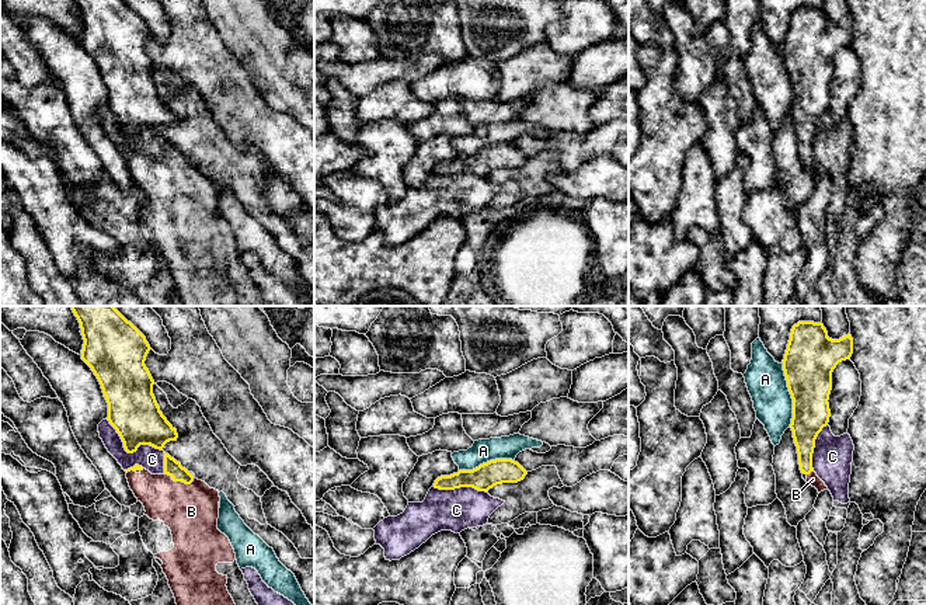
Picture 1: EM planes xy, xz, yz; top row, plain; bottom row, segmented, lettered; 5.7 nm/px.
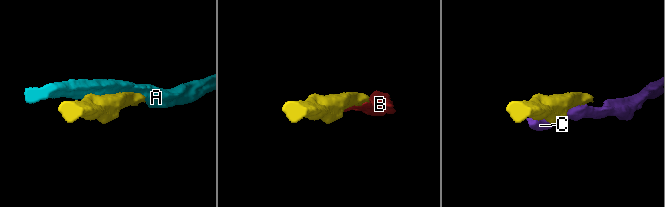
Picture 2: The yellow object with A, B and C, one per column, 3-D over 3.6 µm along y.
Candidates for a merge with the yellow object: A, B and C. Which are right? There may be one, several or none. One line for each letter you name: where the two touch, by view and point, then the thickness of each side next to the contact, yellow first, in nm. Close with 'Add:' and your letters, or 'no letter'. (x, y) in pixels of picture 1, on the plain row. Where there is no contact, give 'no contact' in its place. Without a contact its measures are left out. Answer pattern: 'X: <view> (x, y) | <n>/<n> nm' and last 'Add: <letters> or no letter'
B: xy (180, 166) | 90/320 nm
Add: B

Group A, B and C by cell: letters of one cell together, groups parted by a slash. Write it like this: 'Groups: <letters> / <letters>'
Groups: A / B / C

